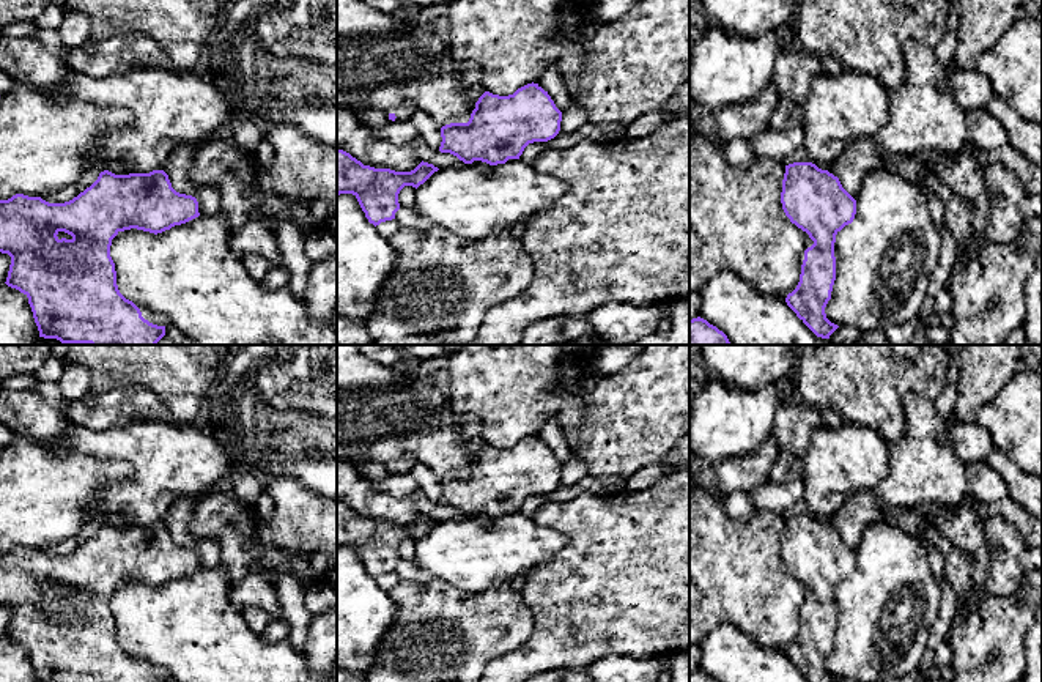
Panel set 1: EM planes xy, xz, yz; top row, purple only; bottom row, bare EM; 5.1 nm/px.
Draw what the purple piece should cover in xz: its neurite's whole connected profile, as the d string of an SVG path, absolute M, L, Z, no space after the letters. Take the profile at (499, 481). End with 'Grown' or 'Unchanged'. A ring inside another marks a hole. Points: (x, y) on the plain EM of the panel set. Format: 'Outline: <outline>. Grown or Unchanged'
Outline: M527 436L508 449L485 444L467 476L441 480L439 504L464 517L505 517L519 512L529 496L554 491L560 474L562 465L538 436Z. Unchanged

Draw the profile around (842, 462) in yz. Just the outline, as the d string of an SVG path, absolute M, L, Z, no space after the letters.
M861 424L817 427L796 471L811 515L830 518L852 496L875 491L889 471L889 443Z

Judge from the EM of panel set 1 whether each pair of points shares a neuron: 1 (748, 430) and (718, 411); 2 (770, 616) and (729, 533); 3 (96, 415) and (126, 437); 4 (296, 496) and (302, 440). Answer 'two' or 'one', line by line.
1: one
2: one
3: two
4: two

